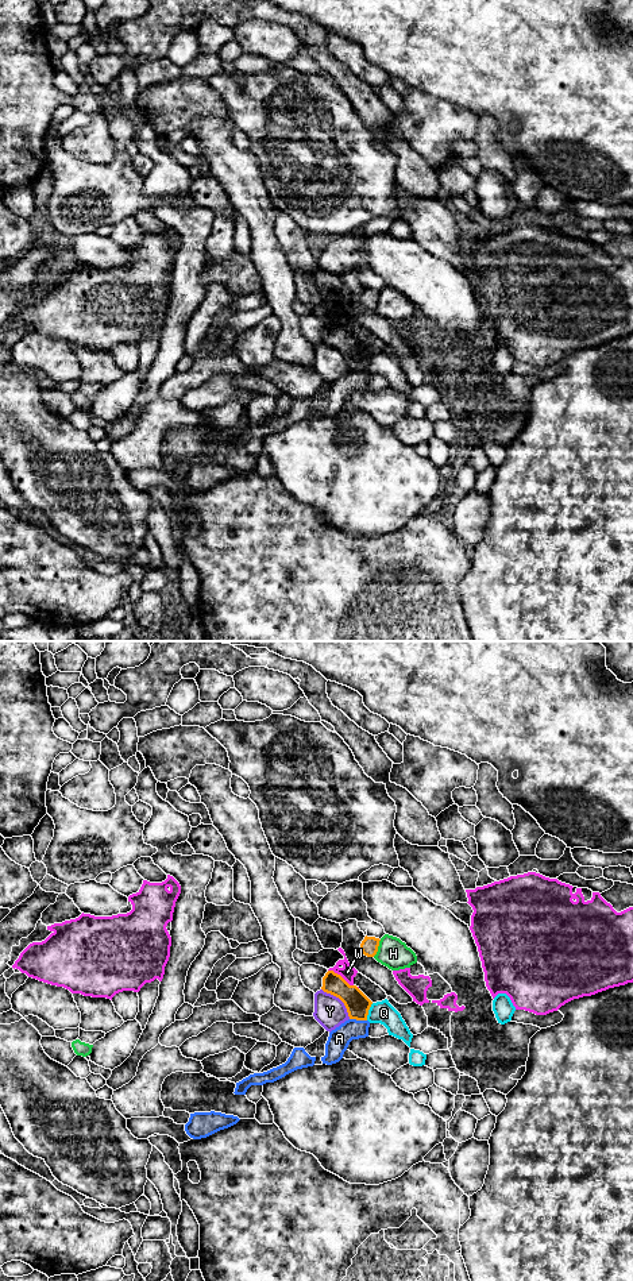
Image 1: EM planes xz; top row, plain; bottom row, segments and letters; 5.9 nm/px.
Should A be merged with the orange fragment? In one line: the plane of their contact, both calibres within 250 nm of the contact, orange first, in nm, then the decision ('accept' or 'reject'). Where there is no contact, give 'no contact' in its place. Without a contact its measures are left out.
xz | 140/130 nm | reject

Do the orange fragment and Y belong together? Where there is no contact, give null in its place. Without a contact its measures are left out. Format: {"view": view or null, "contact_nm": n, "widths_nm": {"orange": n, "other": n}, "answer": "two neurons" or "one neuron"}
{"view": "xz", "contact_nm": 260, "widths_nm": {"orange": 140, "other": 190}, "answer": "two neurons"}

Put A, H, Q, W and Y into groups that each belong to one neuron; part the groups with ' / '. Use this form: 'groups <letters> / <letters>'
groups A / H / Q / W / Y

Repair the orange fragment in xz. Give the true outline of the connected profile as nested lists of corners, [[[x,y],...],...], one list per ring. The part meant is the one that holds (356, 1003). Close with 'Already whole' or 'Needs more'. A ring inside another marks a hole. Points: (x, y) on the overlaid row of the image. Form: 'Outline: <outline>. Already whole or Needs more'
Outline: [[[328,971],[321,989],[344,1003],[350,1019],[367,1020],[373,1002],[356,985],[350,985],[340,975]]]. Already whole

